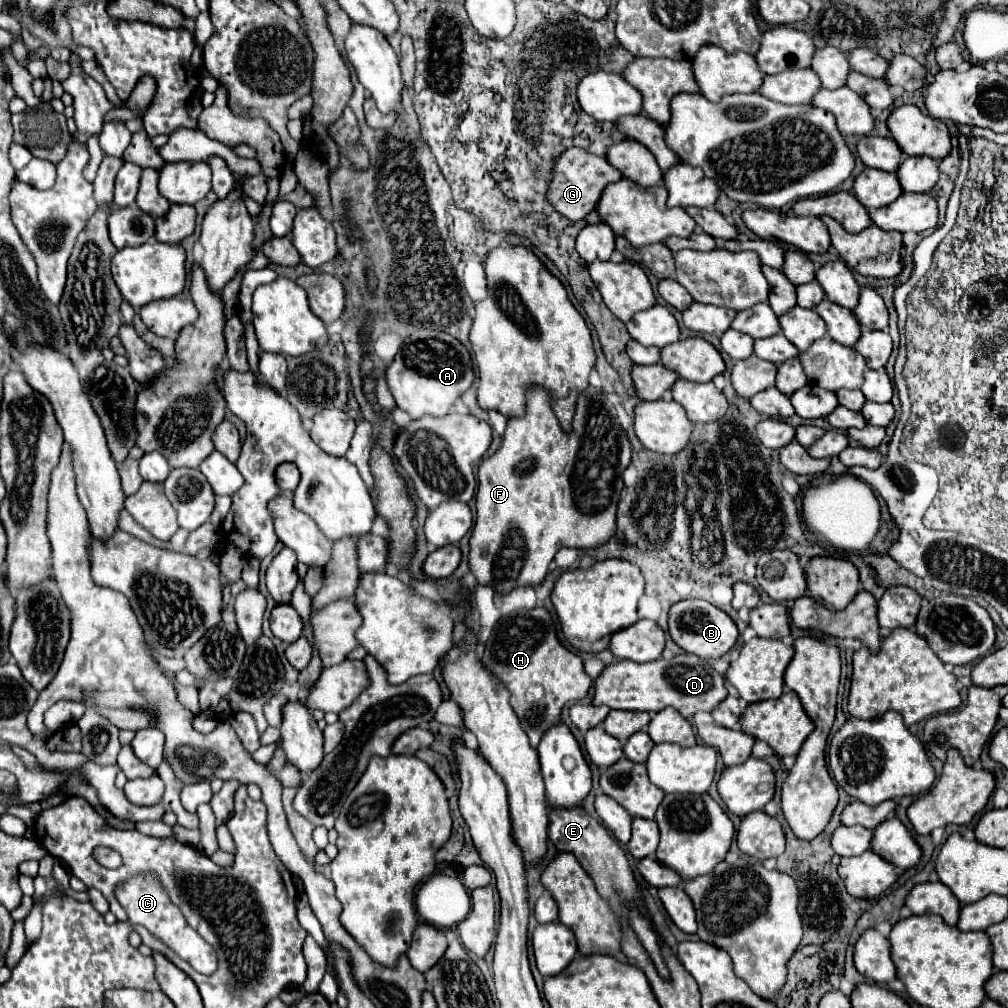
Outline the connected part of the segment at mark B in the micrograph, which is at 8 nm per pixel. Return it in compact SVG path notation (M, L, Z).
M698 598L680 600L680 602L670 606L668 632L670 632L672 640L684 652L696 654L696 656L700 656L704 660L724 656L736 644L736 638L738 638L738 628L732 622L732 618L728 614L724 614L720 608L716 608L714 604L710 604L706 600L698 600Z

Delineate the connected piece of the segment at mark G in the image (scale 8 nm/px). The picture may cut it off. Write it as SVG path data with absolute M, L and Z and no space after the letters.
M570 148L564 150L552 166L552 180L548 184L548 192L546 192L546 200L554 206L556 212L560 212L564 218L572 220L572 222L580 222L584 220L598 204L598 198L602 194L602 190L610 184L610 182L618 182L622 178L622 174L618 174L618 170L614 170L614 166L610 166L606 162L606 158L590 154L584 148Z

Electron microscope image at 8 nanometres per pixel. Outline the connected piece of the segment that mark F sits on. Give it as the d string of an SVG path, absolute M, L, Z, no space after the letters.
M592 386L586 388L586 392L582 392L578 396L578 404L576 404L576 416L574 416L574 430L572 434L566 434L562 432L560 424L558 424L558 418L554 416L552 408L550 408L550 400L548 400L548 394L544 390L530 390L528 394L528 402L526 402L526 414L522 418L512 418L508 420L508 426L506 426L506 434L504 434L504 440L502 440L502 446L500 450L482 460L480 468L478 468L478 492L476 492L476 524L474 524L474 530L472 530L472 538L470 538L470 572L474 574L476 582L480 586L490 586L494 588L498 594L508 594L512 592L514 588L520 588L520 586L536 586L540 584L544 578L546 578L546 572L548 572L548 564L554 560L556 552L560 548L596 548L596 546L602 546L606 544L614 532L616 532L616 504L618 504L618 498L620 498L620 492L624 488L624 482L622 482L622 472L624 468L630 464L630 442L628 438L624 436L624 432L618 432L612 428L612 414L606 410L604 406L606 402L606 394L604 392L598 392L594 390Z

